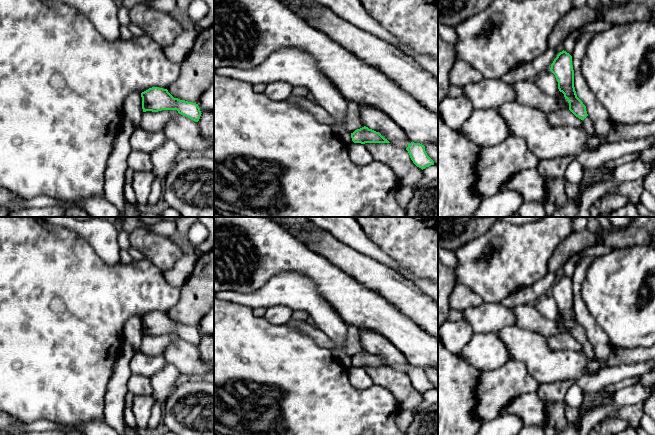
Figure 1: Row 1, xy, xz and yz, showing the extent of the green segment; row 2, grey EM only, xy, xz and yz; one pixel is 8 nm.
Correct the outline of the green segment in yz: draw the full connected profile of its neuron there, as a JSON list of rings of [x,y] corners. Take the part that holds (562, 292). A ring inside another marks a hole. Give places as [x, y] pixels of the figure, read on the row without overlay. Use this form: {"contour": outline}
{"contour": [[[564,274],[560,276],[551,288],[550,295],[556,301],[559,315],[568,324],[569,334],[583,345],[582,352],[586,357],[593,359],[595,357],[593,345],[588,341],[586,330],[575,315],[572,280]]]}

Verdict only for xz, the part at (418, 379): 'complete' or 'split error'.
complete

